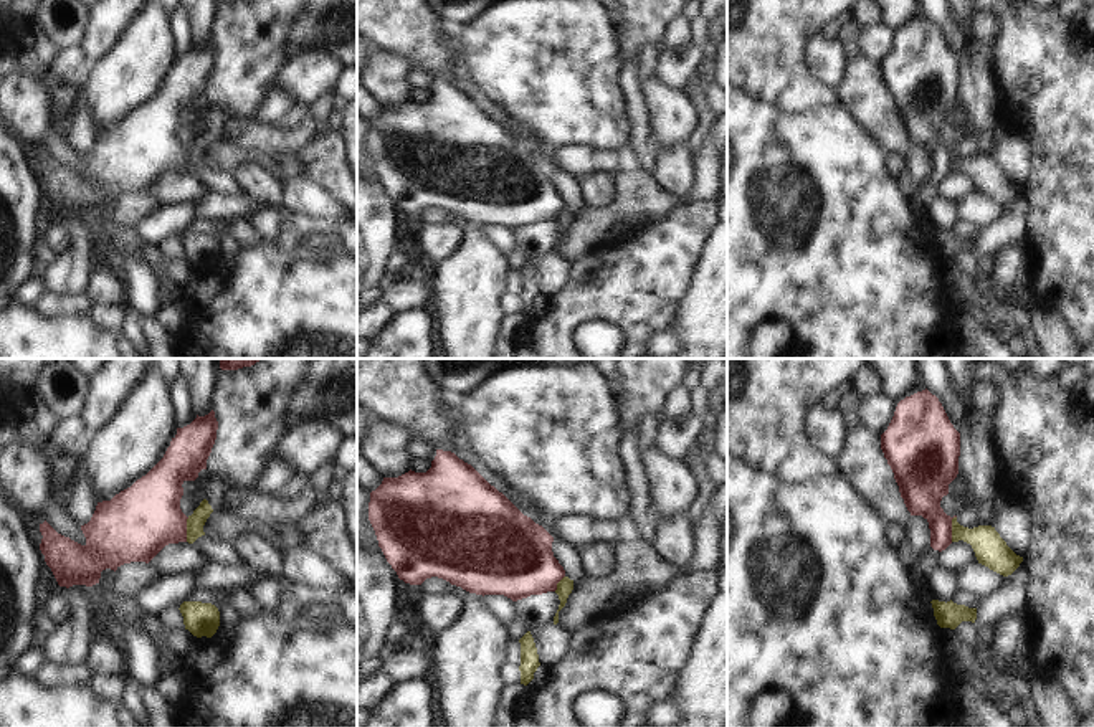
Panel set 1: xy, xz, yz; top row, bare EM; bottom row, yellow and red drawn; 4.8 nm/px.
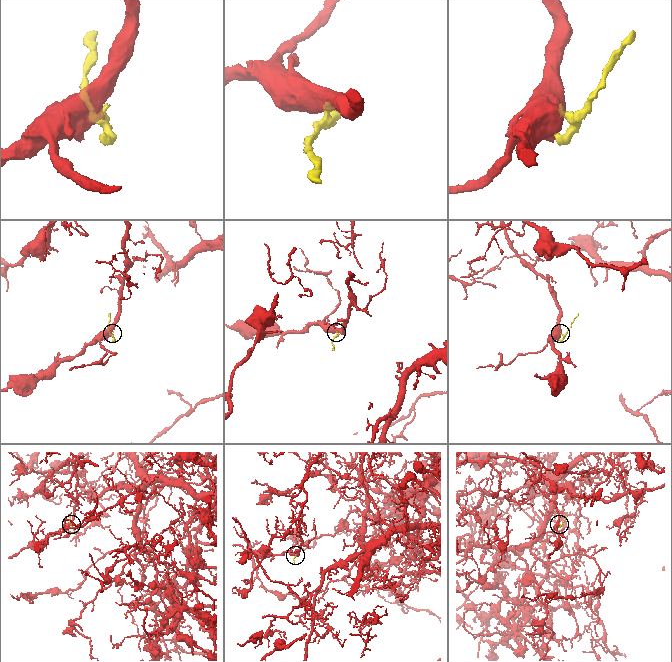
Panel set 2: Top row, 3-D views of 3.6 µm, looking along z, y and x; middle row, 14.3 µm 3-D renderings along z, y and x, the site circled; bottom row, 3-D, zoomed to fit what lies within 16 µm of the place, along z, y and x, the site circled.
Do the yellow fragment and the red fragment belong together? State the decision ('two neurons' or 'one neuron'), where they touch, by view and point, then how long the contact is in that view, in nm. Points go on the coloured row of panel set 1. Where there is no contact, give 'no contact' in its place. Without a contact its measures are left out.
two neurons | yz (952, 529) | 130 nm

